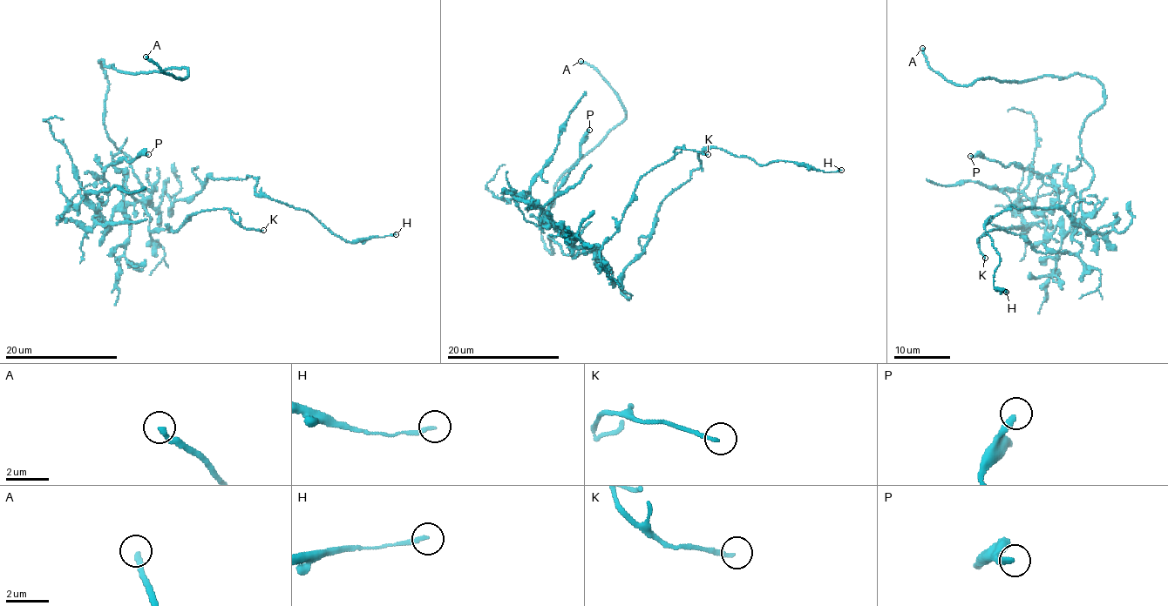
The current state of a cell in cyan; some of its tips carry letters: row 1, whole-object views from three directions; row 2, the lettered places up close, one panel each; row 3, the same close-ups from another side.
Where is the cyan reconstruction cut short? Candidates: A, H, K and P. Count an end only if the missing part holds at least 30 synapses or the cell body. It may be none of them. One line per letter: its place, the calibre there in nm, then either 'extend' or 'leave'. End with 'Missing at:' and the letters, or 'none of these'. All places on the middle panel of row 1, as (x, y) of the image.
A: place (580, 61); calibre 220 nm; extend
H: place (841, 170); calibre 190 nm; leave
K: place (708, 154); calibre 160 nm; leave
P: place (589, 130); calibre 260 nm; leave
Missing at: A

